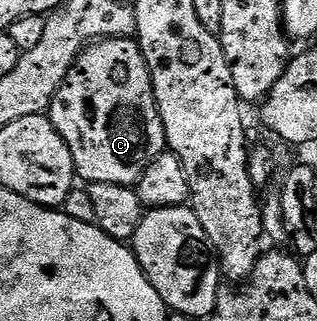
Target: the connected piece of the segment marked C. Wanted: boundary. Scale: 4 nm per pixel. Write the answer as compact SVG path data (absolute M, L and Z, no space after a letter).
M132 37L102 39L85 47L46 114L66 141L77 176L85 184L133 186L150 161L166 150L150 69Z

